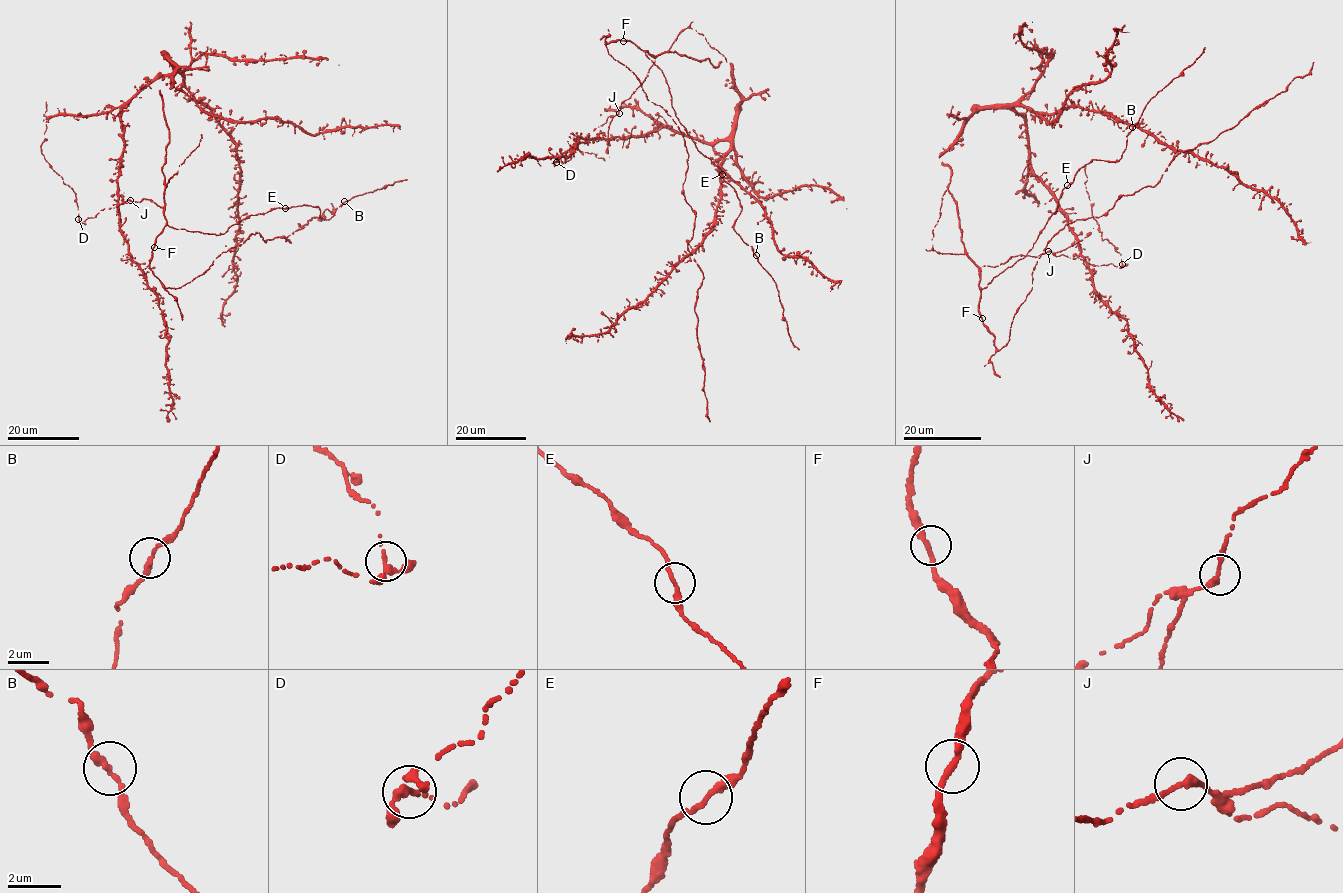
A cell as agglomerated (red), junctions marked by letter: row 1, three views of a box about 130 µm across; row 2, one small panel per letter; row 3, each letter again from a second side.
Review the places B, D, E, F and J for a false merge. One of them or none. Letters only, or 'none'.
D

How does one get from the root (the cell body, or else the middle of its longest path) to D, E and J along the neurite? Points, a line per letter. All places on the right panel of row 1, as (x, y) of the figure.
D: (1011, 256), (1036, 257), (1049, 251), (1099, 266), (1110, 263), (1120, 268), (1122, 263)
E: (1011, 256), (995, 266), (980, 267), (979, 286), (986, 287), (994, 277), (1025, 256), (1067, 185)
J: (1011, 256), (1019, 254), (1036, 257), (1048, 251)

